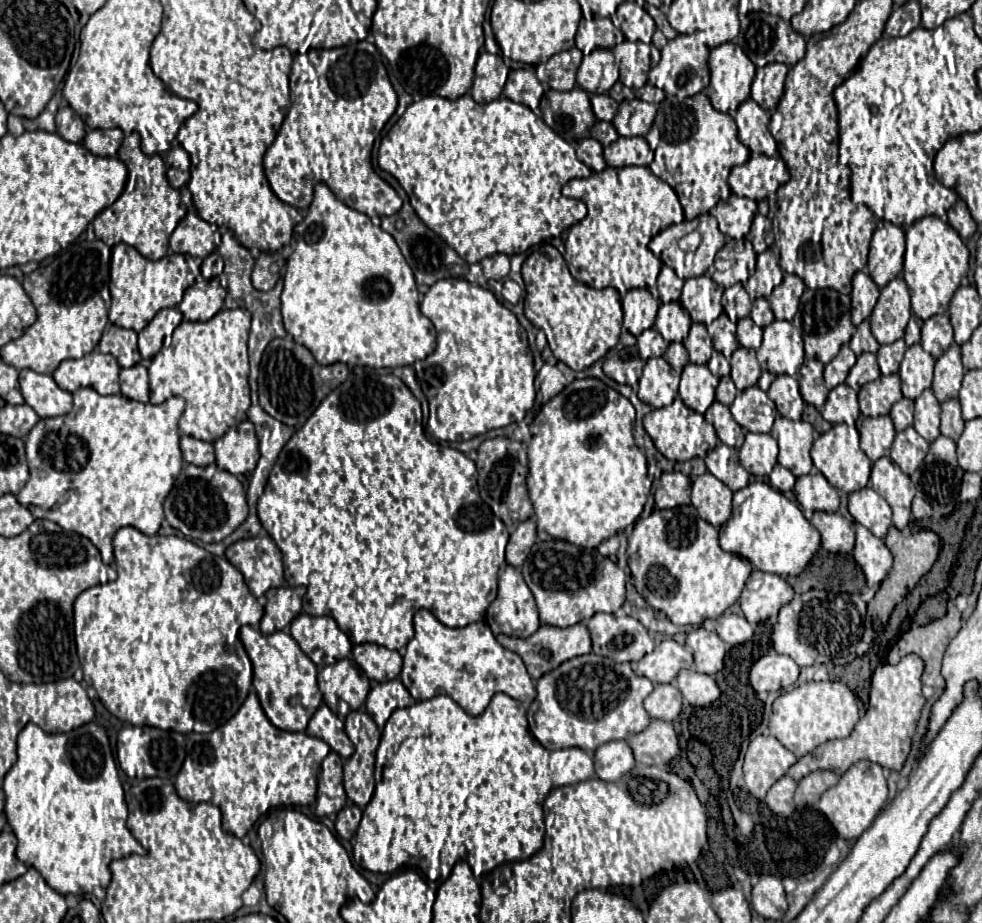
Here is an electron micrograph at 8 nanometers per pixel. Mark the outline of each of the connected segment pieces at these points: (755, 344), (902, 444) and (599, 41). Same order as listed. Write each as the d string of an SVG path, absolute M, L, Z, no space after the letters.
M748 317L744 321L738 321L738 341L746 349L758 349L762 345L762 329Z
M908 427L896 435L890 457L902 469L902 473L912 475L924 461L928 449L930 449L930 443L924 437L920 437L914 431L914 427Z
M610 18L582 19L576 35L576 47L583 55L596 48L613 48L624 41L621 30L616 28Z

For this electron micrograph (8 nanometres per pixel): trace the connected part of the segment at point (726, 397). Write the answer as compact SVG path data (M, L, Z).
M720 377L720 385L716 389L716 401L730 405L734 401L736 393L738 393L738 389L734 387L734 381L730 377Z

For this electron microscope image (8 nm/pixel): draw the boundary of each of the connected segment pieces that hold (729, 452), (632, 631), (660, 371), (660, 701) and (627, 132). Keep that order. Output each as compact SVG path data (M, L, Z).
M718 443L716 449L708 451L704 461L706 461L708 471L716 479L720 479L730 491L744 489L750 481L750 473L738 461L738 451L724 443Z
M596 613L586 621L586 627L592 635L592 651L616 663L640 661L654 649L654 641L650 639L646 627L628 615L614 617Z
M664 357L648 359L644 373L640 377L638 399L654 409L666 407L678 396L680 375L678 375Z
M674 683L656 685L654 691L646 697L644 709L652 719L674 721L682 711L682 695Z
M632 99L632 101L622 101L620 109L612 121L612 125L616 127L616 131L622 137L644 137L656 117L656 105L654 103L646 103L640 99Z

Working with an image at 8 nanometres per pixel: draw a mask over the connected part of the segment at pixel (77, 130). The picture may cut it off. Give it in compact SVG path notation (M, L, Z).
M64 105L64 107L58 109L58 113L56 113L56 133L70 143L80 143L84 139L86 125L70 105Z

